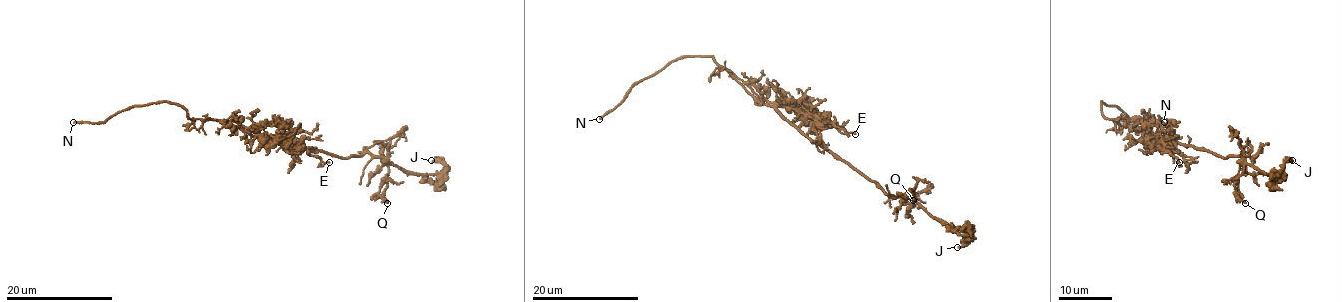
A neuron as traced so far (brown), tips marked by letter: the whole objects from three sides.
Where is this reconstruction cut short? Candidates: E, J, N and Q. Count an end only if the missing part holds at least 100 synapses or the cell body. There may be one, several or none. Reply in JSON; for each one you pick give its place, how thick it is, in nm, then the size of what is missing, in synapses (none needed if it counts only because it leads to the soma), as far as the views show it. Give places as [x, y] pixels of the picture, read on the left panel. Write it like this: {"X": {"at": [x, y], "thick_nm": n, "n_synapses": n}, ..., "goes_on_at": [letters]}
{"N": {"at": [73, 122], "thick_nm": 200}, "goes_on_at": ["N"]}

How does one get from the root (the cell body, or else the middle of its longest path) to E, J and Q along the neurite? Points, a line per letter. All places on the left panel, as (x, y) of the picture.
E: (263, 138), (250, 133), (263, 134), (271, 142), (295, 143), (311, 155), (329, 162)
J: (263, 138), (323, 150), (343, 158), (371, 152), (418, 174), (438, 174), (442, 170), (441, 162), (431, 160)
Q: (263, 138), (323, 150), (343, 158), (359, 156), (365, 152), (382, 156), (387, 174), (379, 192), (387, 203)

